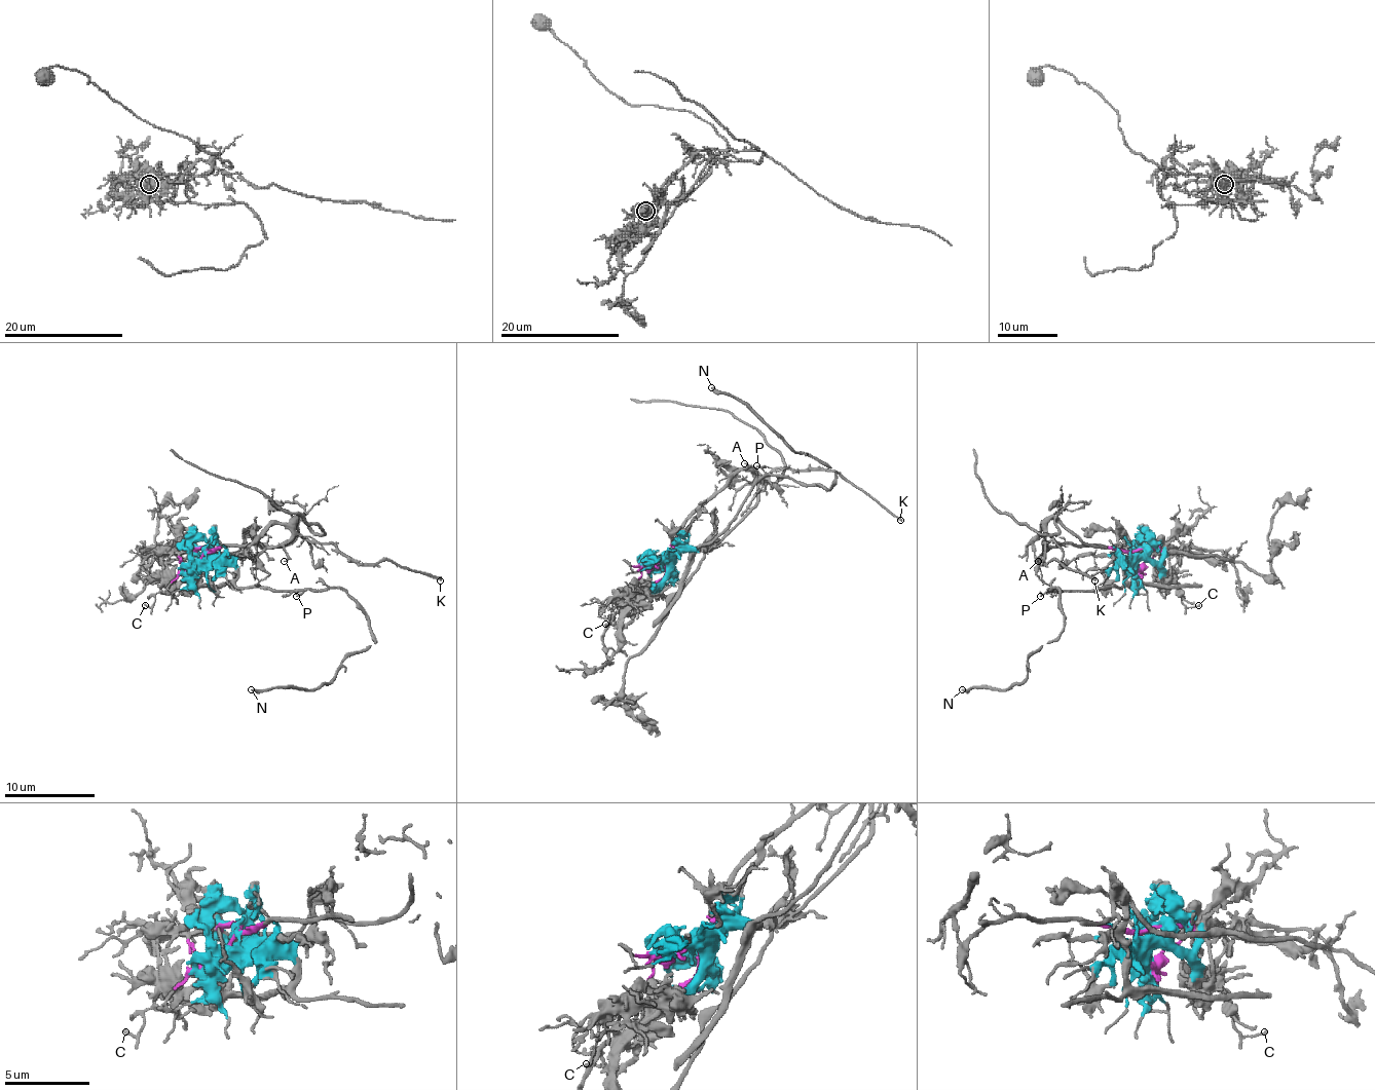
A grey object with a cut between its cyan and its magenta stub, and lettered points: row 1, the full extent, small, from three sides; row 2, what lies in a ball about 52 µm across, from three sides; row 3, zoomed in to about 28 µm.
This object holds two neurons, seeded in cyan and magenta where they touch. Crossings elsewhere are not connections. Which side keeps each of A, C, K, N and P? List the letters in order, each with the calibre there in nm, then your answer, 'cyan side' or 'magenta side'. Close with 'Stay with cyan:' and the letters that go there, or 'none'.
A: 170 nm | magenta side
C: 130 nm | cyan side
K: 200 nm | magenta side
N: 300 nm | cyan side
P: 150 nm | cyan side
Stay with cyan: C, N, P

